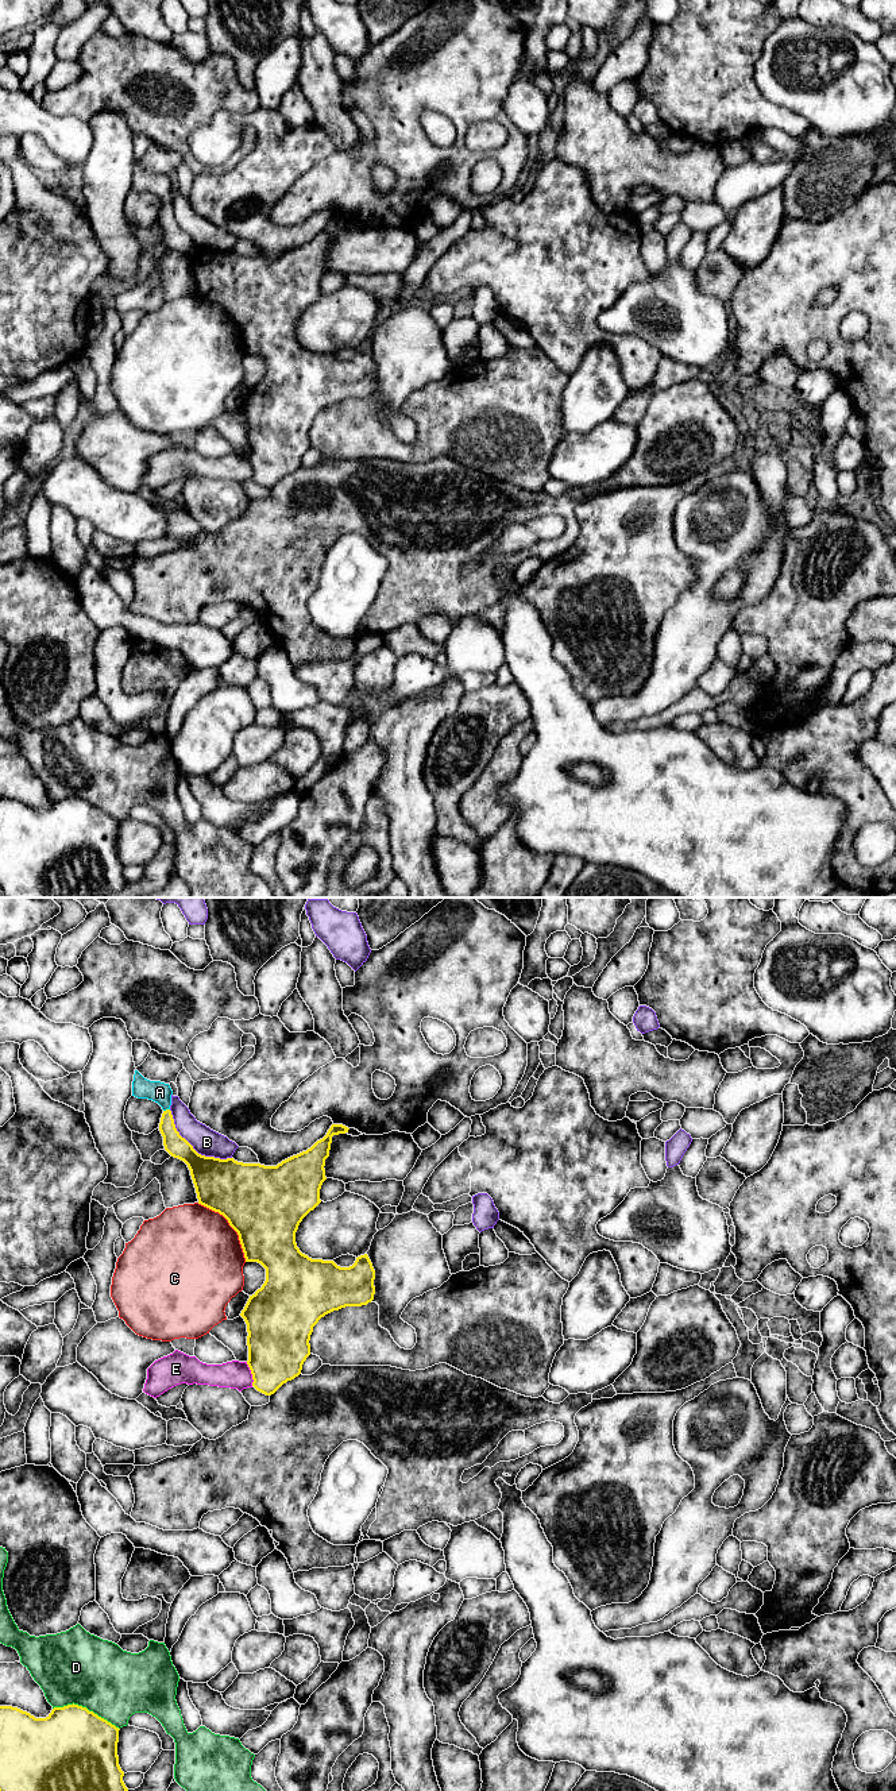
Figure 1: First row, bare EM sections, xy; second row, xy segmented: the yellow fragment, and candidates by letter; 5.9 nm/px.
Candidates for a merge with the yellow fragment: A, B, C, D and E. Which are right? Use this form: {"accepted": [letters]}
{"accepted": ["A"]}

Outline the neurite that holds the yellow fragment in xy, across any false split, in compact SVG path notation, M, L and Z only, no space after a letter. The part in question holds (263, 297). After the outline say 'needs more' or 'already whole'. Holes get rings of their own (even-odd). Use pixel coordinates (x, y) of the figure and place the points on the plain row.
M135 163L132 189L152 193L162 200L159 224L165 243L188 258L198 297L228 313L239 328L246 355L258 355L266 362L264 377L250 389L240 409L247 417L247 458L252 467L252 479L271 489L301 467L302 458L310 448L309 433L313 420L321 410L345 399L367 398L374 393L375 363L367 347L358 350L352 359L340 360L333 354L309 351L296 336L300 316L321 296L320 282L327 273L324 259L329 250L332 229L345 227L349 221L332 217L327 228L310 242L277 259L205 250L177 224L170 204L171 188L169 177L150 174Z; needs more

